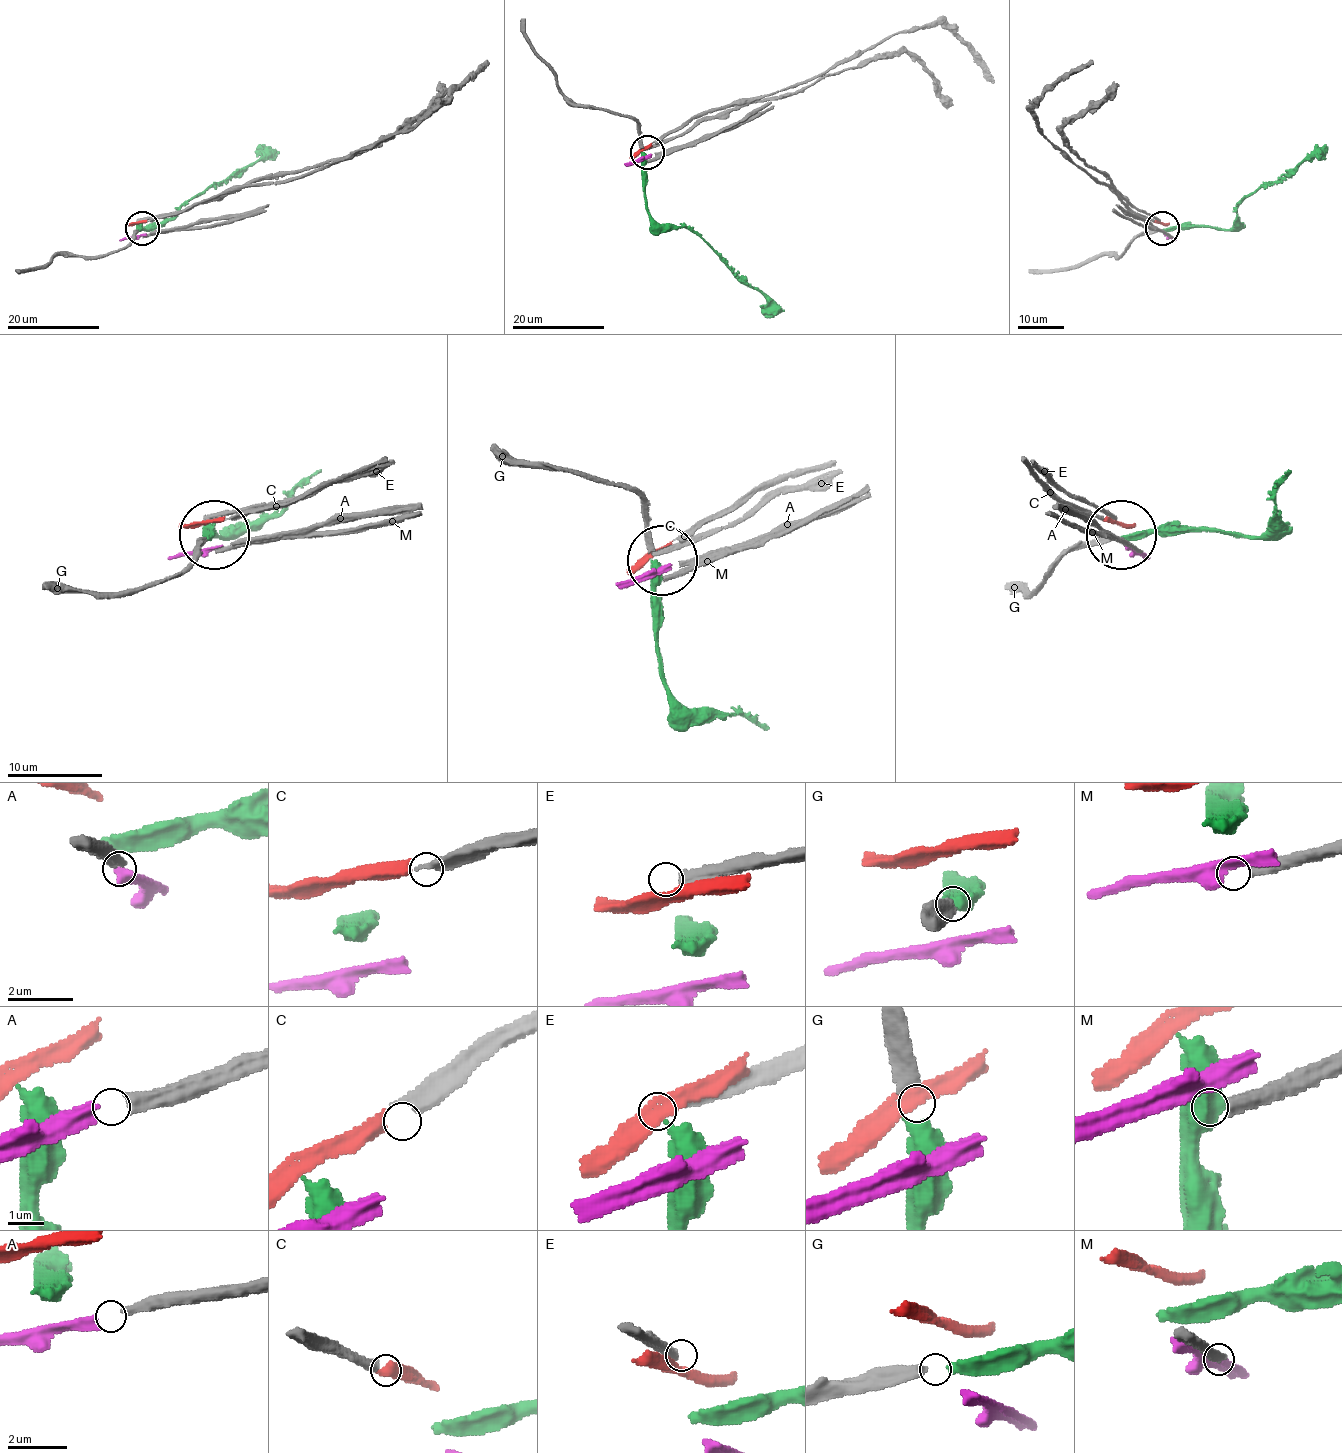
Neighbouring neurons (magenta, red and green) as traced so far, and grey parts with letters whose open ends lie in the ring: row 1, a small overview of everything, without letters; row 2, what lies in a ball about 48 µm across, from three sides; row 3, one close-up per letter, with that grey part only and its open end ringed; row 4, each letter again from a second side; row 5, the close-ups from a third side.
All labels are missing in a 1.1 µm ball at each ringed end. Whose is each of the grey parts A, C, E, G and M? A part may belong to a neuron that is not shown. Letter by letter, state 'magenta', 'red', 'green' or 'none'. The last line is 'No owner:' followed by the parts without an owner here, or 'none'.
A: magenta
C: red
E: none
G: green
M: none
No owner: E, M

